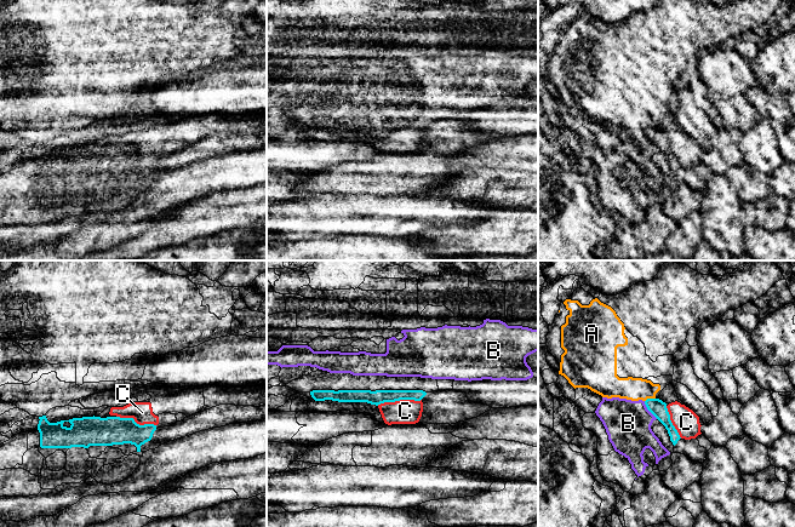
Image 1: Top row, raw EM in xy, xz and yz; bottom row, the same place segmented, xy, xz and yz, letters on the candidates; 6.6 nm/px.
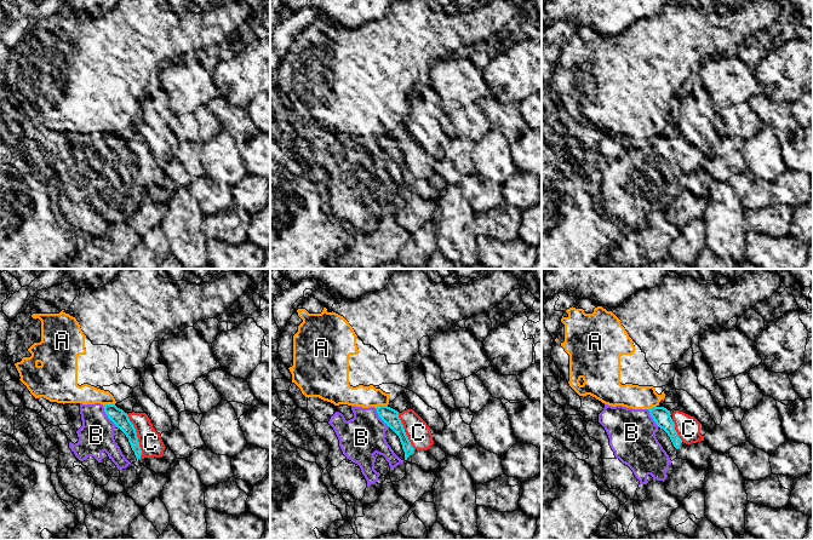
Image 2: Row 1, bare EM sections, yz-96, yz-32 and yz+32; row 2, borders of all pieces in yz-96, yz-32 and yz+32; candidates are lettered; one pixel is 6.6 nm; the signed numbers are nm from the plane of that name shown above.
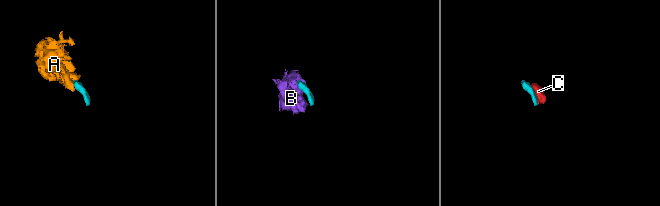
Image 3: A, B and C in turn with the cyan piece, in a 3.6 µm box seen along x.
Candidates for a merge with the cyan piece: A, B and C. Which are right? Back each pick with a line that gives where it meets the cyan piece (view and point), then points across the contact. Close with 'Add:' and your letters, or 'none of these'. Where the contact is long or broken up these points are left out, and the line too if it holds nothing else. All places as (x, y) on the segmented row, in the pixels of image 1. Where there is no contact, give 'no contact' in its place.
B: meets cyan in yz at (648, 410)
C: meets cyan in xz at (399, 400); runs through xz (376, 397), (399, 400), (405, 411)
Add: B, C

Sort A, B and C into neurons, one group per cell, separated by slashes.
A / B C

